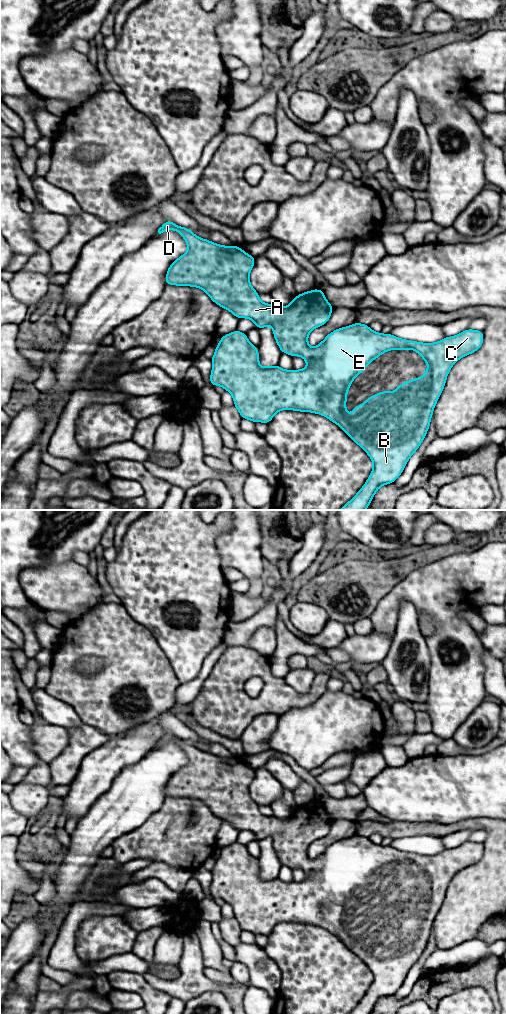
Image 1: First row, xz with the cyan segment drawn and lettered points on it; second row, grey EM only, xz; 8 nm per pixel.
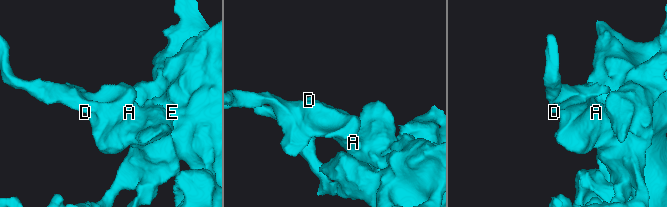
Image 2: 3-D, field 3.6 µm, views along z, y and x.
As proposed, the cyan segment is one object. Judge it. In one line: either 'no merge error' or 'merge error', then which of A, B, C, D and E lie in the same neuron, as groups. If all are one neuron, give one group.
no merge error; groups A B C D E

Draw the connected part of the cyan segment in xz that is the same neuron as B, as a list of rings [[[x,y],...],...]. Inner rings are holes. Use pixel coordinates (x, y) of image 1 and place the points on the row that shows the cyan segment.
[[[167,220],[159,229],[161,234],[167,230],[175,230],[188,246],[188,250],[182,256],[171,263],[167,270],[166,285],[191,286],[202,289],[209,295],[211,300],[229,310],[239,319],[249,318],[258,329],[266,326],[273,328],[273,335],[282,353],[290,356],[300,356],[308,366],[301,370],[284,370],[278,365],[262,367],[259,365],[258,348],[249,342],[246,333],[235,330],[221,337],[216,346],[215,353],[211,358],[213,363],[210,374],[210,385],[223,387],[233,396],[234,406],[239,411],[242,419],[252,422],[268,424],[274,415],[281,410],[294,410],[300,412],[312,412],[320,414],[337,424],[356,444],[358,444],[371,458],[373,469],[364,486],[357,494],[339,510],[366,510],[376,491],[383,485],[394,483],[402,474],[409,458],[416,452],[424,440],[430,426],[431,417],[436,403],[442,394],[446,379],[451,367],[462,357],[476,352],[483,344],[483,331],[466,329],[455,336],[445,337],[435,343],[421,343],[398,338],[390,334],[374,332],[369,325],[356,322],[350,326],[338,328],[329,333],[326,338],[316,347],[308,345],[308,335],[317,327],[323,326],[329,321],[334,307],[326,300],[323,290],[304,292],[293,298],[292,302],[285,307],[273,304],[265,304],[256,290],[253,289],[249,274],[255,265],[255,257],[252,257],[239,246],[223,246],[207,239],[196,236],[190,229],[180,227],[174,222]],[[389,350],[415,350],[428,364],[427,371],[420,378],[408,380],[397,386],[394,392],[381,391],[375,394],[361,405],[352,408],[352,414],[347,415],[345,406],[348,389],[354,378],[361,374],[366,366],[381,354]]]

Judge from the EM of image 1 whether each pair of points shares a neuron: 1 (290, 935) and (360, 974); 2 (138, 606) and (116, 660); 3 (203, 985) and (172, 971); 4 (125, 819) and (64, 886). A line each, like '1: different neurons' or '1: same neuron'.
1: same neuron
2: different neurons
3: different neurons
4: same neuron

